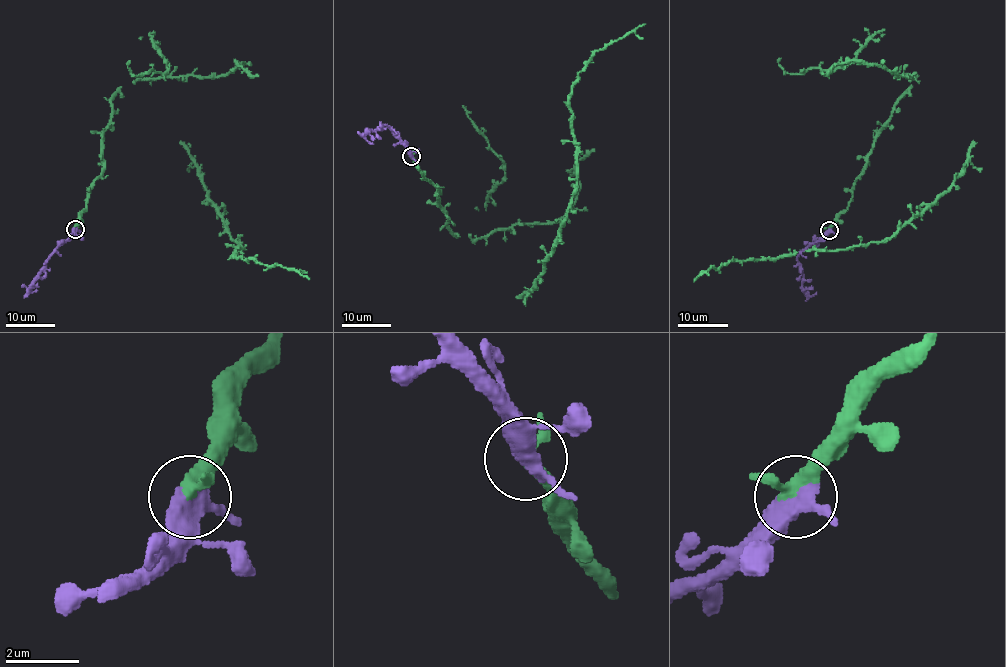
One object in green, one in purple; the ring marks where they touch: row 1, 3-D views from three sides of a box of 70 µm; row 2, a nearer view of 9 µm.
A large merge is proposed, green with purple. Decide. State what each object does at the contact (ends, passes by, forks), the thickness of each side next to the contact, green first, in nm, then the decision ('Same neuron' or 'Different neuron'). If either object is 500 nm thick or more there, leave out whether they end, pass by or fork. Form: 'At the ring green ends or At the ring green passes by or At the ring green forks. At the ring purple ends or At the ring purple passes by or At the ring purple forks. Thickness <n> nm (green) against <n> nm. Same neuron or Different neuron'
At the ring green passes by. At the ring purple passes by. Thickness 320 nm (green) against 460 nm. Same neuron

